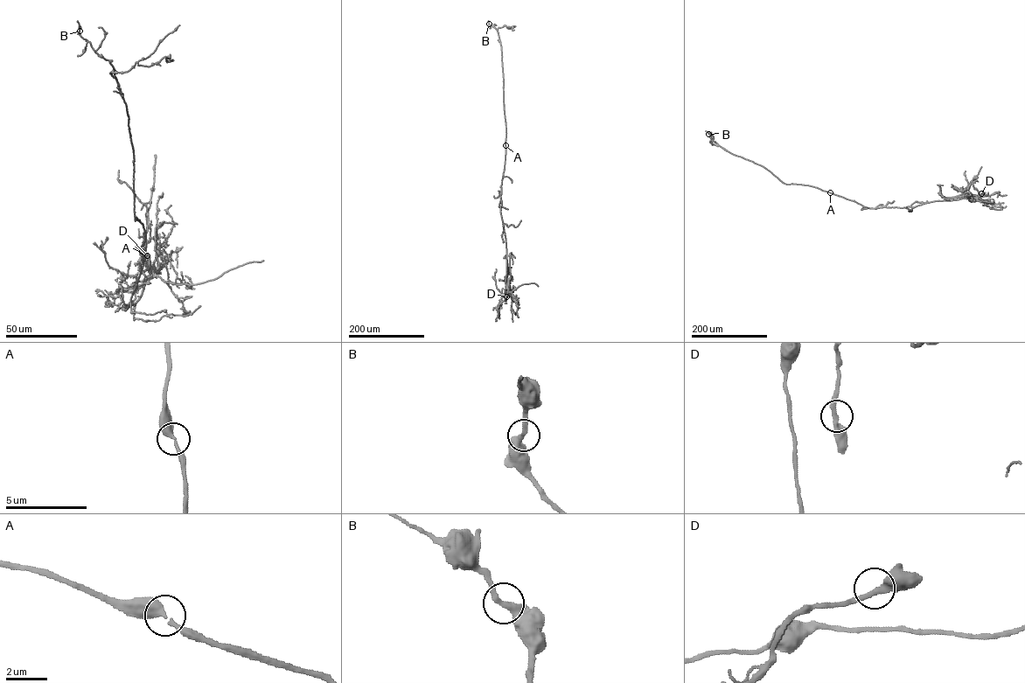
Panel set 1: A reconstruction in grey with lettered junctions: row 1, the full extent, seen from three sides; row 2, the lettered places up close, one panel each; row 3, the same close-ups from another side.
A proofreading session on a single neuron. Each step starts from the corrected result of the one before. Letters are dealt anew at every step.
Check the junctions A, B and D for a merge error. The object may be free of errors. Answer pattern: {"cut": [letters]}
{"cut": []}

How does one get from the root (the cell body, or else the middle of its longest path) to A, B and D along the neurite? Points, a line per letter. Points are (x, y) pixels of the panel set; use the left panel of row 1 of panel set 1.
A: (136, 282), (142, 261), (142, 251)
B: (136, 282), (145, 231), (135, 217), (134, 155), (126, 105), (113, 66), (80, 31)
D: (136, 282), (126, 310), (141, 295), (141, 273), (152, 275), (147, 255)

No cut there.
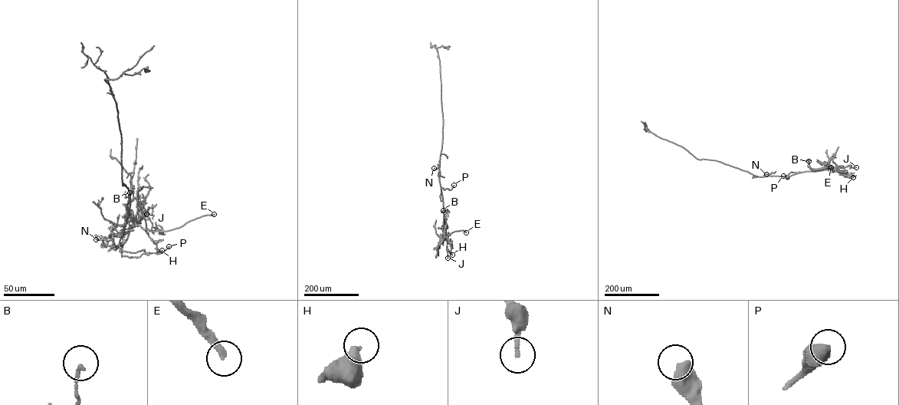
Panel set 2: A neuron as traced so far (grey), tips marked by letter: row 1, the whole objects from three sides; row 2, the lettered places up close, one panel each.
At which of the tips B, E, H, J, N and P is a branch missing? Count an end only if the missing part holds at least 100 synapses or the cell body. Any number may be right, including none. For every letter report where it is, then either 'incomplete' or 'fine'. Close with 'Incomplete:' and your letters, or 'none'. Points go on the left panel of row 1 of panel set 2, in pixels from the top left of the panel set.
B: place (129, 192); fine
E: place (214, 214); incomplete
H: place (162, 250); fine
J: place (146, 214); fine
N: place (96, 239); fine
P: place (168, 246); fine
Incomplete: E

